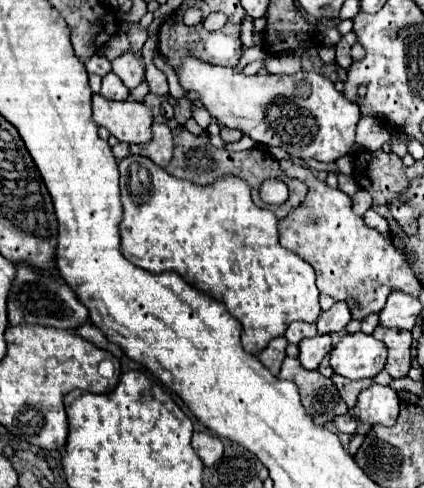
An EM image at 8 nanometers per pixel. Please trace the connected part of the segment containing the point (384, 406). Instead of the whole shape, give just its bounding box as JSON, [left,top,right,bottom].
[352,384,400,426]

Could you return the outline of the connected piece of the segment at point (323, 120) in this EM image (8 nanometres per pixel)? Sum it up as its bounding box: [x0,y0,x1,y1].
[176,54,360,162]

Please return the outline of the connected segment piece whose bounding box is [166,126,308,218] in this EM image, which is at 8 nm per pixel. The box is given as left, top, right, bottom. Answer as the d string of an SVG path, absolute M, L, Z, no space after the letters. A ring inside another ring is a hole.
M178 126L176 130L172 130L172 134L174 134L174 156L172 156L170 164L166 166L166 172L172 174L172 176L176 176L176 178L186 178L186 180L192 180L192 182L196 182L196 184L210 184L212 180L216 180L216 178L222 176L222 174L240 176L240 178L244 178L244 180L252 186L254 204L260 206L260 208L270 208L270 210L274 210L274 214L276 214L278 218L284 218L284 216L288 216L292 210L296 210L296 208L304 202L304 198L306 198L306 194L308 194L306 184L300 182L300 180L288 178L288 176L280 170L278 160L272 158L266 150L248 148L248 150L244 150L244 152L234 154L234 152L224 150L224 148L214 148L214 146L210 144L208 136L194 136L194 134L190 134L184 126ZM272 178L282 180L282 182L288 186L288 190L290 190L288 200L286 200L284 204L280 204L280 206L268 206L268 204L264 204L262 198L260 198L260 186L262 186L262 182L272 180Z

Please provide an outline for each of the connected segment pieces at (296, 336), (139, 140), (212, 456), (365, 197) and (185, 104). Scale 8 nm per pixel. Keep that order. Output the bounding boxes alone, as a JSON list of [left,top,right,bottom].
[[286,322,316,344],[92,94,152,144],[192,432,224,466],[352,190,372,216],[174,98,192,124]]

